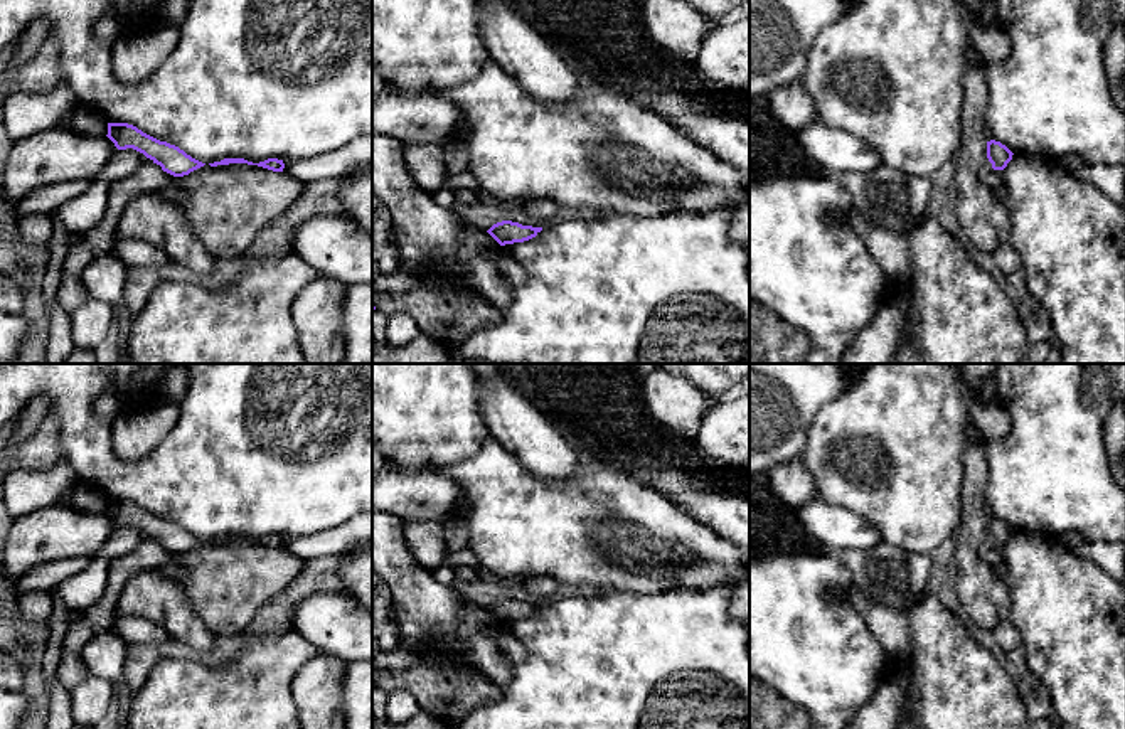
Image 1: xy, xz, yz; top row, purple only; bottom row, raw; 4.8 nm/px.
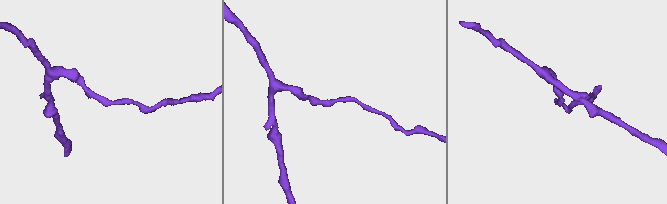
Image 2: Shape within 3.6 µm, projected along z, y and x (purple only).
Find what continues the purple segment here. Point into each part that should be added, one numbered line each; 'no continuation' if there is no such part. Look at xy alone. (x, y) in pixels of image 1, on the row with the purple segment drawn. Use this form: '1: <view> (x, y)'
no continuation

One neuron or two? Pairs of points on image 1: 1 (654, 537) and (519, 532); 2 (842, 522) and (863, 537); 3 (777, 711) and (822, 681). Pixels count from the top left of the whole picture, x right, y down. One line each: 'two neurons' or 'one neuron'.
1: one neuron
2: one neuron
3: two neurons

